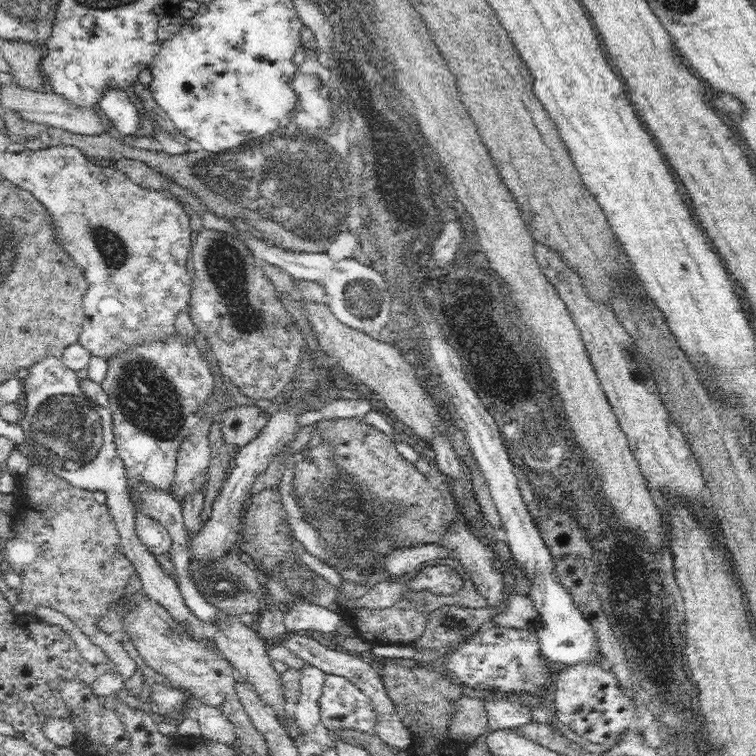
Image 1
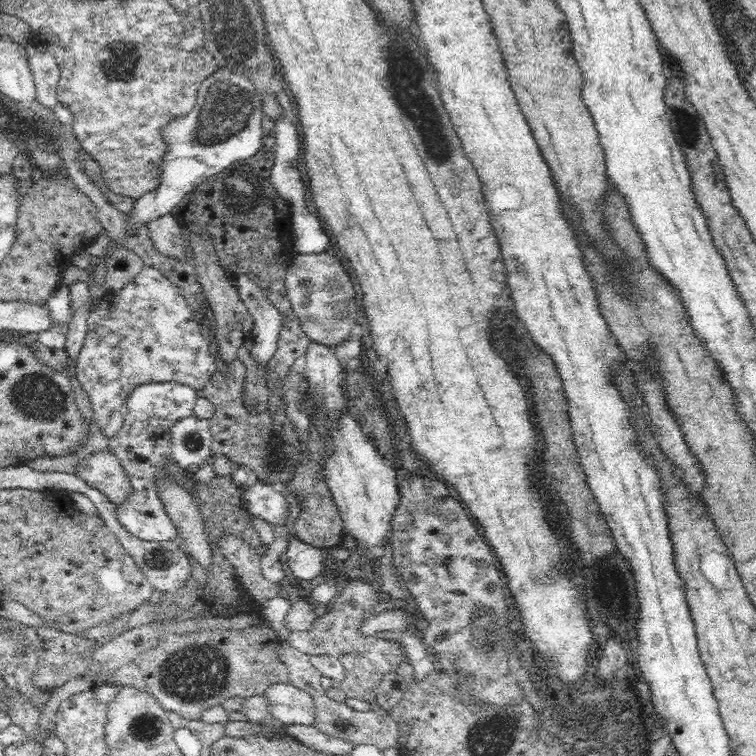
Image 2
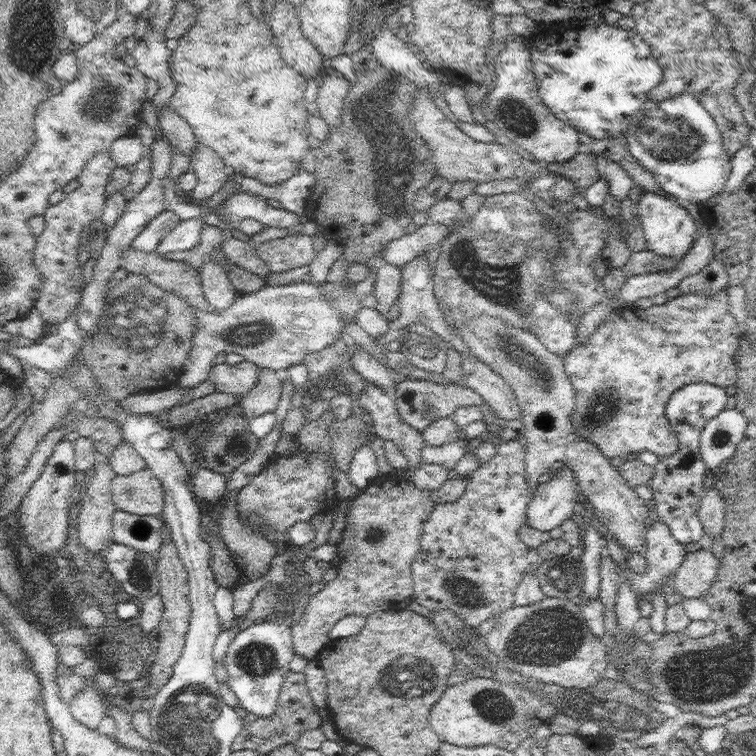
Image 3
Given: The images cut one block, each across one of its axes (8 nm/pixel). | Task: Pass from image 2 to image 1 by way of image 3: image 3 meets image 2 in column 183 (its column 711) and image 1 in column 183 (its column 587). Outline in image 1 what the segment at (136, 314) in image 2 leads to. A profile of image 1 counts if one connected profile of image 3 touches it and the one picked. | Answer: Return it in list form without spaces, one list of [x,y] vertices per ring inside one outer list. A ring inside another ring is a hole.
[[[178,332],[166,341],[151,341],[128,349],[126,353],[108,361],[108,372],[101,386],[109,399],[113,413],[112,427],[118,456],[124,463],[128,477],[152,489],[172,491],[175,482],[177,454],[182,441],[200,420],[200,406],[212,398],[215,378],[192,339],[184,341]]]

